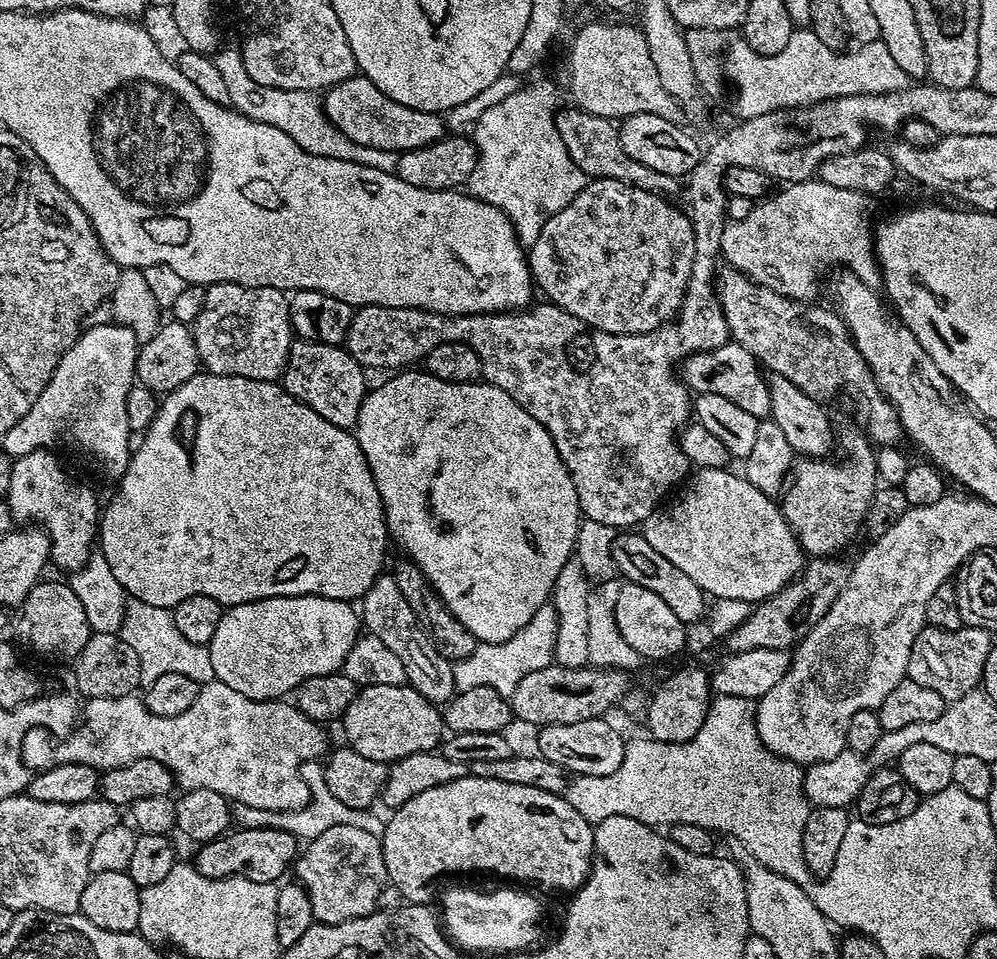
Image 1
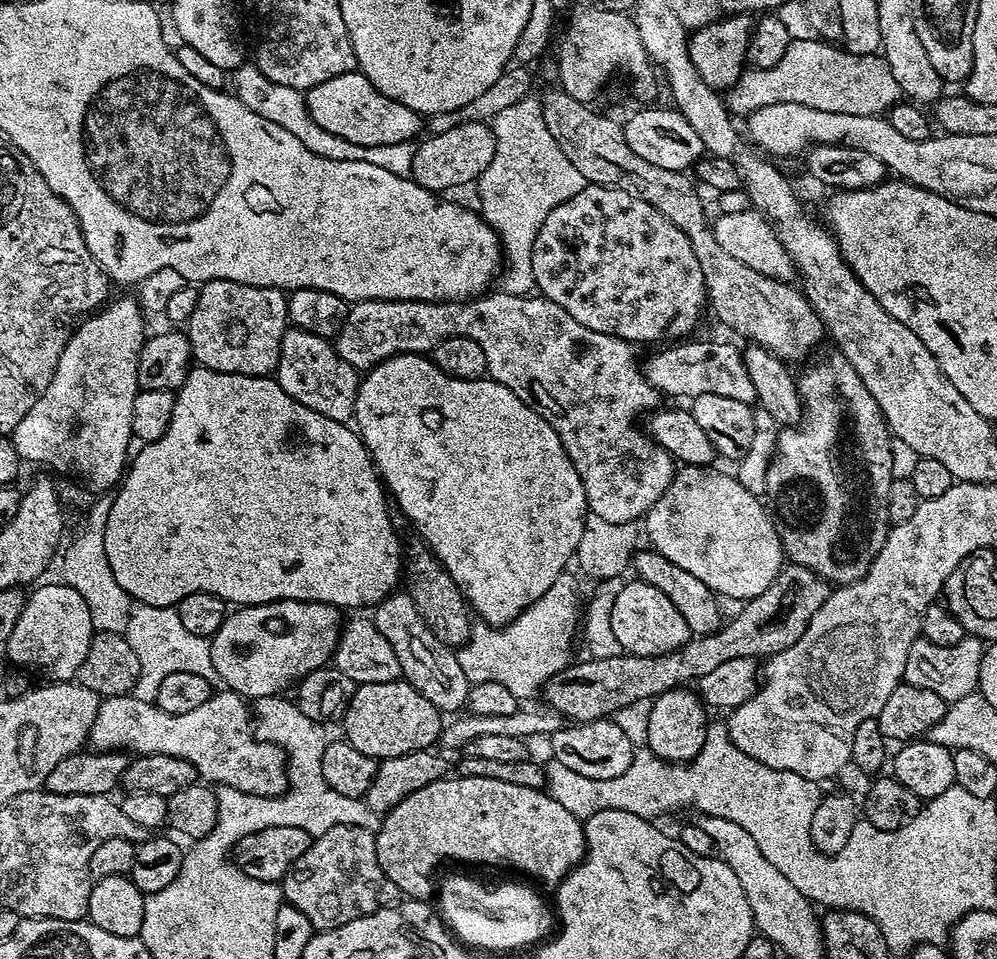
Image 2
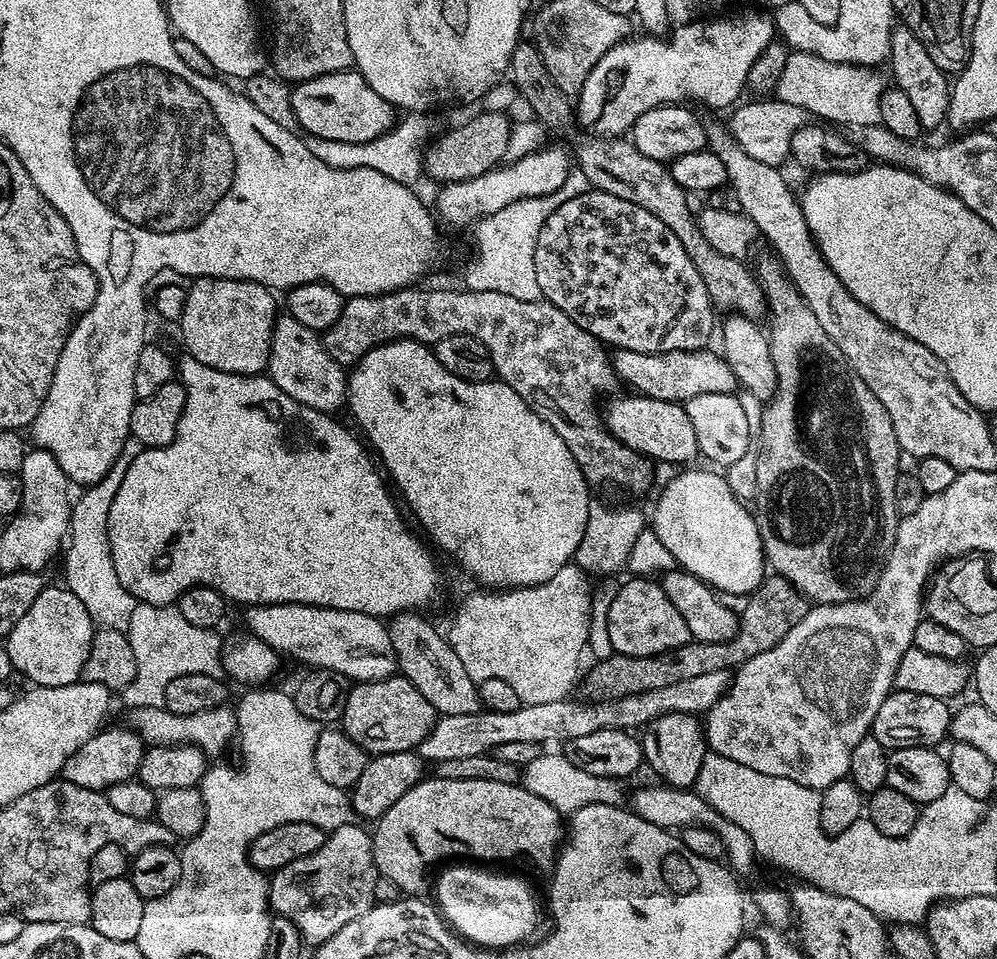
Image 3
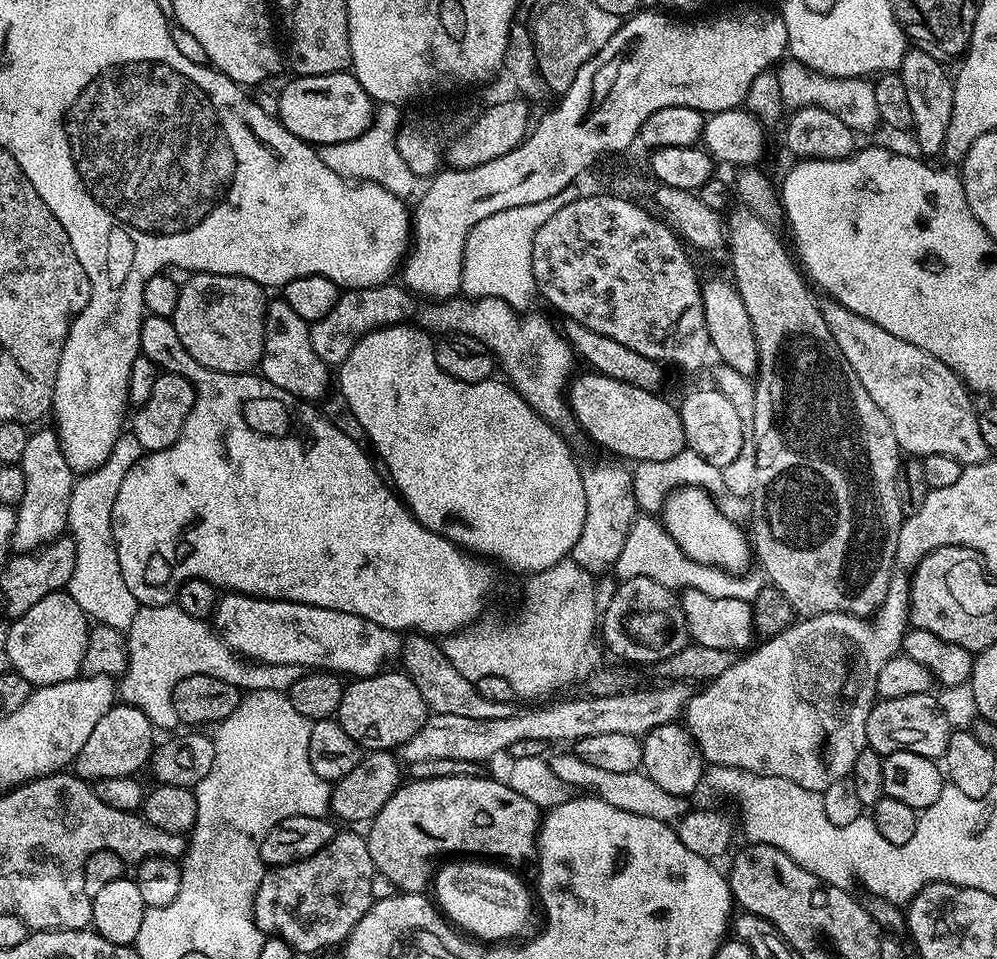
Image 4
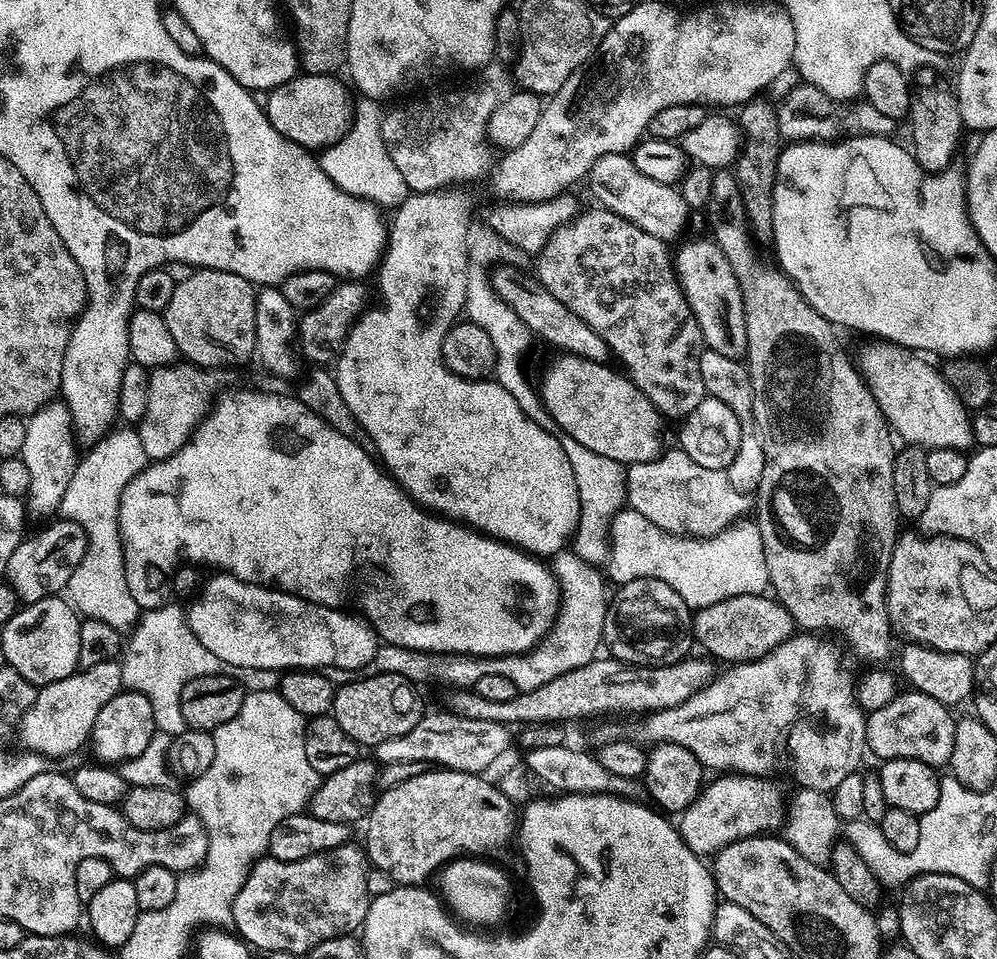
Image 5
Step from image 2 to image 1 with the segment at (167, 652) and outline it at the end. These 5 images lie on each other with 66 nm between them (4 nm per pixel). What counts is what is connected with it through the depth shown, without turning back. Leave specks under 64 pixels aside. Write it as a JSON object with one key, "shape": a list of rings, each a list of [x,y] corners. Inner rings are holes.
{"shape":[[[129,599],[118,634],[134,649],[134,654],[138,654],[145,685],[152,684],[154,678],[162,678],[162,674],[186,674],[186,678],[194,678],[200,685],[216,679],[207,647],[190,642],[175,626],[173,613],[167,608]]]}

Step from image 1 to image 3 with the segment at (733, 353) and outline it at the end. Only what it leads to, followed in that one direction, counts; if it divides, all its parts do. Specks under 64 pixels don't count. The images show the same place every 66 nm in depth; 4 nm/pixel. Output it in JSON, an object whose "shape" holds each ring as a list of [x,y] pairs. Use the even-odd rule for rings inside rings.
{"shape":[[[625,348],[611,353],[612,370],[621,381],[629,384],[633,393],[679,404],[698,394],[733,394],[738,385],[734,370],[724,361],[719,351],[698,352],[635,352]]]}

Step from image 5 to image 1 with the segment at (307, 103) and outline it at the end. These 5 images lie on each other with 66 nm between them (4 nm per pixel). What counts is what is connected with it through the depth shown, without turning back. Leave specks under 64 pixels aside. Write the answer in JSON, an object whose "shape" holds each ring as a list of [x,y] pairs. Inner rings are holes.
{"shape":[[[363,74],[352,76],[346,82],[338,82],[333,88],[327,89],[323,93],[322,103],[330,122],[334,122],[334,126],[338,130],[342,130],[344,136],[367,148],[377,148],[383,152],[399,154],[422,146],[430,146],[434,142],[444,139],[446,135],[445,117],[441,113],[423,112],[414,110],[410,106],[402,106],[402,102],[394,102],[394,98],[390,98],[382,90],[378,90],[378,86],[374,86],[374,82],[370,82]]]}

